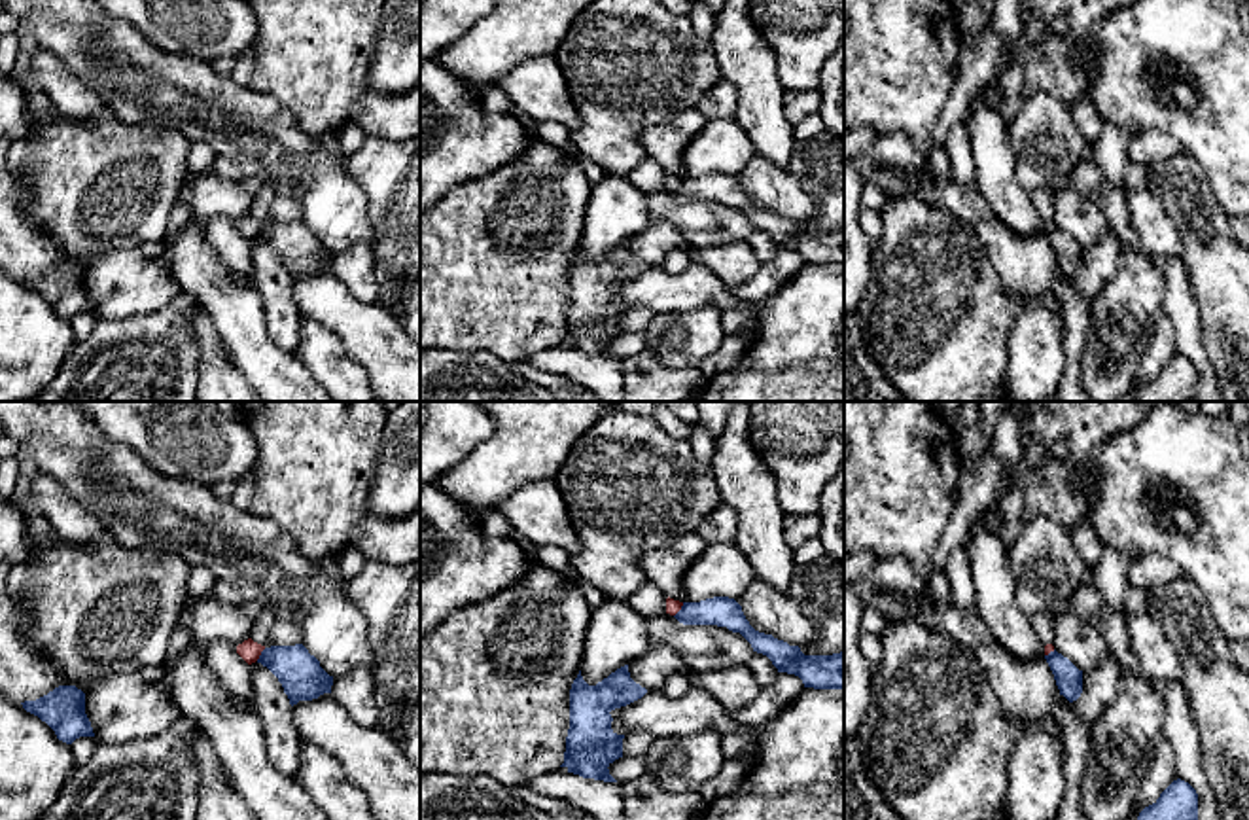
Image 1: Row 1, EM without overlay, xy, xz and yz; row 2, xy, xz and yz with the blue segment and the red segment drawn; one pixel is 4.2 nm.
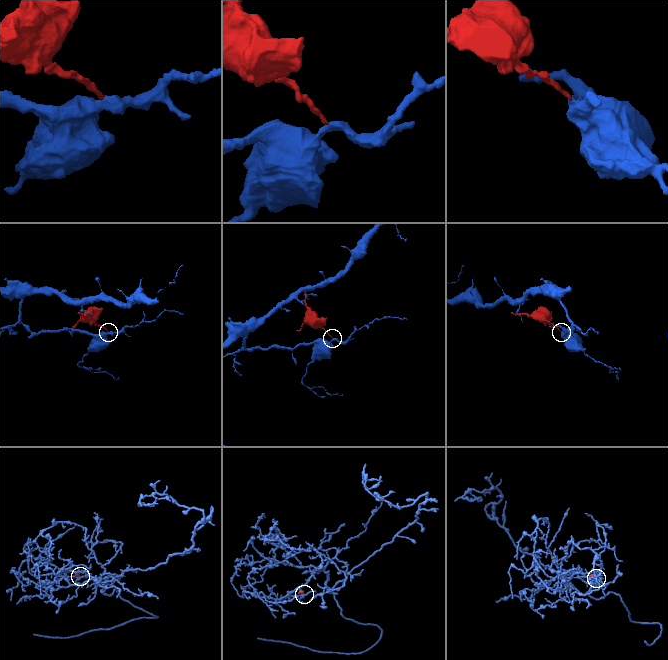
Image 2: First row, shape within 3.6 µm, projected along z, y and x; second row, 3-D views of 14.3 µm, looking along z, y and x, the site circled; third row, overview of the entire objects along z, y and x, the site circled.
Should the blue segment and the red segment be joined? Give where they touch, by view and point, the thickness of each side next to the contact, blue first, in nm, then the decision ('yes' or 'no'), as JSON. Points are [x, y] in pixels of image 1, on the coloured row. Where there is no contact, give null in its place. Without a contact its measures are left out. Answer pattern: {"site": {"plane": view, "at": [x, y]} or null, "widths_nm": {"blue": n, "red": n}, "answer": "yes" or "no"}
{"site": {"plane": "xz", "at": [680, 610]}, "widths_nm": {"blue": 130, "red": 60}, "answer": "no"}

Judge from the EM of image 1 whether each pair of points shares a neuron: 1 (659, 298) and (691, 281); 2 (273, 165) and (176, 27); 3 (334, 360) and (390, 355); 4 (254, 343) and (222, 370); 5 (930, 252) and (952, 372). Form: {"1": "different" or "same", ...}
{"1": "same", "2": "different", "3": "different", "4": "different", "5": "same"}

